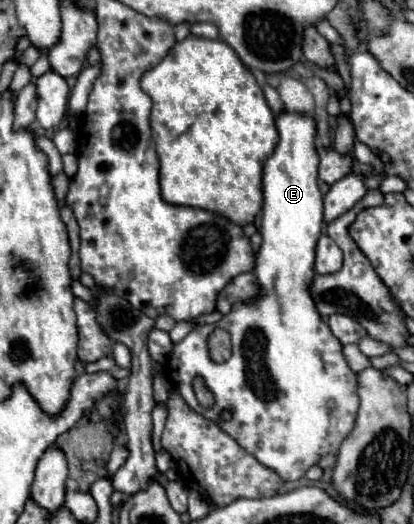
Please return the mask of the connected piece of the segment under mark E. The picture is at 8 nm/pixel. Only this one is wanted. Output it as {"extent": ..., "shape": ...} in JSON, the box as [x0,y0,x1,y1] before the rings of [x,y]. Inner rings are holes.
{"extent":[168,109,358,481],"shape":[[[284,109],[274,117],[278,129],[278,143],[272,155],[264,161],[262,171],[262,247],[256,255],[254,275],[260,285],[262,297],[254,303],[238,303],[224,315],[218,327],[226,329],[232,337],[230,359],[216,363],[208,353],[208,335],[216,329],[206,325],[196,325],[180,343],[174,345],[168,369],[174,389],[184,397],[188,407],[206,419],[218,421],[218,425],[236,439],[248,453],[252,453],[262,465],[274,469],[284,481],[294,481],[304,477],[304,473],[318,463],[326,453],[338,453],[340,443],[354,427],[358,397],[356,397],[356,375],[348,369],[340,341],[330,333],[328,325],[320,319],[312,297],[308,295],[310,279],[314,277],[314,247],[322,231],[322,193],[318,189],[318,153],[316,153],[316,121],[306,113],[296,113]],[[202,375],[206,385],[216,397],[212,409],[200,407],[196,401],[192,379]],[[232,411],[232,419],[222,421],[220,413]]]}

